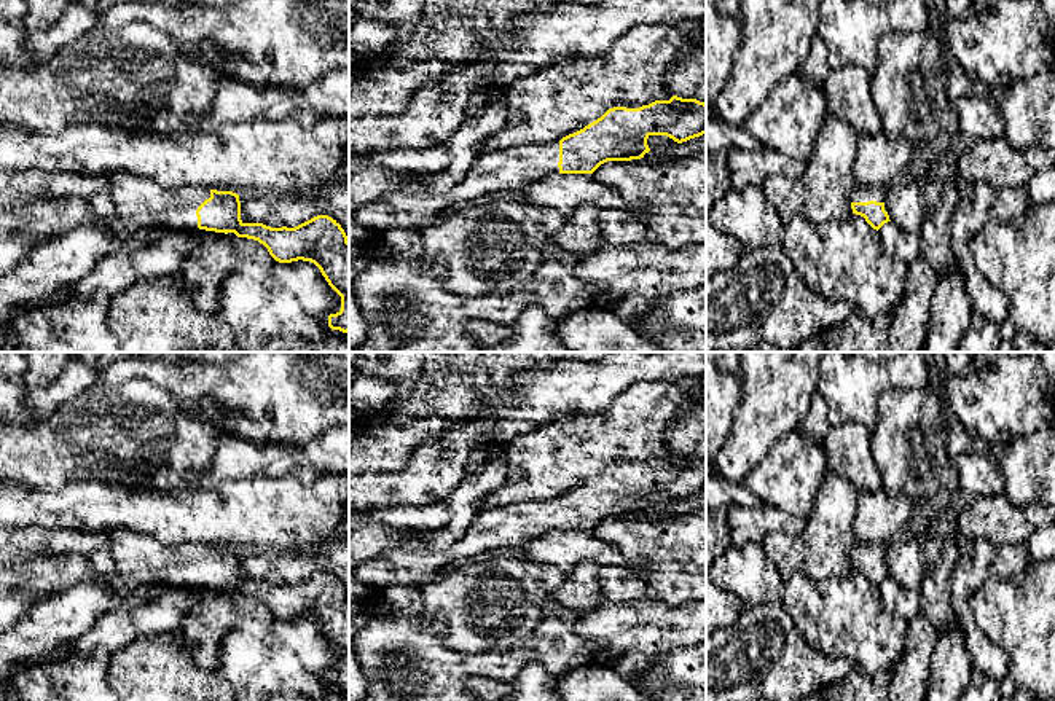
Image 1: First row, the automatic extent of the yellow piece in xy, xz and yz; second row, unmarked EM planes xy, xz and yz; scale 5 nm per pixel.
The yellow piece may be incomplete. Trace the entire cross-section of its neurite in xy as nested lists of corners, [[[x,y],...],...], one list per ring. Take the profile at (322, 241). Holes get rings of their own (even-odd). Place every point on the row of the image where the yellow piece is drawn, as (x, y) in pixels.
[[[113,170],[108,177],[118,220],[140,215],[163,220],[174,229],[234,233],[263,244],[279,263],[311,261],[341,296],[341,309],[328,315],[328,327],[349,331],[349,241],[341,225],[317,215],[295,228],[271,228],[241,220],[239,194],[201,186],[166,188],[140,175]]]

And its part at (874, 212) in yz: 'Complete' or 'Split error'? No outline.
Split error

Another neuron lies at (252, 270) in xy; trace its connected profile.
[[[199,234],[178,274],[201,314],[217,315],[223,282],[237,274],[266,288],[280,287],[296,296],[303,309],[325,330],[349,339],[349,331],[331,330],[328,315],[341,309],[341,296],[311,261],[276,261],[258,241]]]

